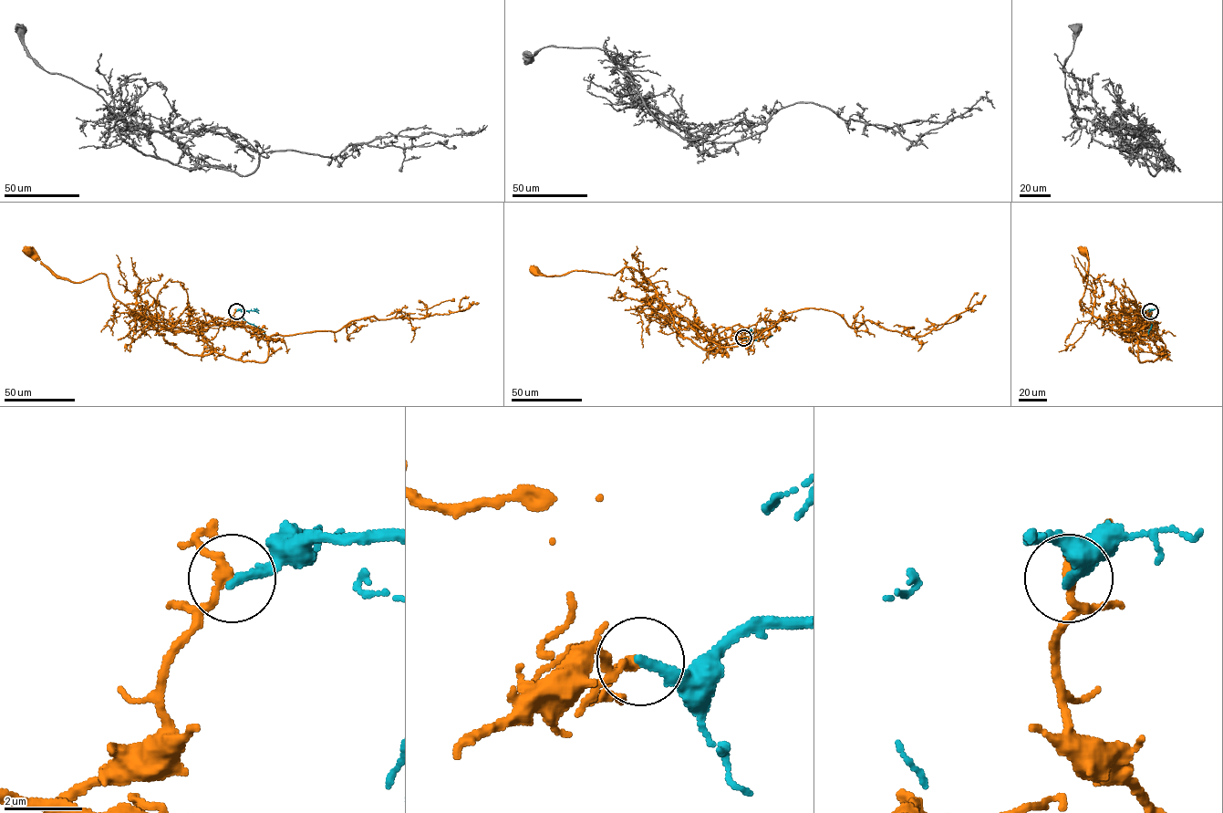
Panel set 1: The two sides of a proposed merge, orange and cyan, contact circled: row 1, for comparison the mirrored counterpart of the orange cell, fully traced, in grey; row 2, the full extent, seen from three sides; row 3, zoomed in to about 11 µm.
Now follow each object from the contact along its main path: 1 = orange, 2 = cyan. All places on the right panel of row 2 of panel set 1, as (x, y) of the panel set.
1: (1150, 310), (1158, 323), (1141, 332), (1115, 330), (1083, 309), (1080, 300), (1089, 259), (1083, 252)
2: (1150, 310), (1152, 323), (1147, 334)

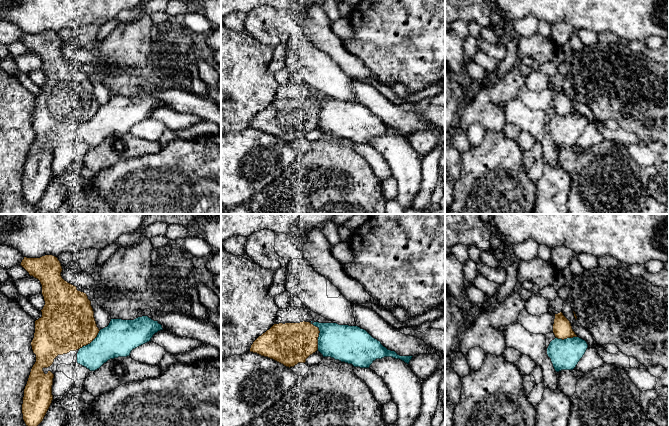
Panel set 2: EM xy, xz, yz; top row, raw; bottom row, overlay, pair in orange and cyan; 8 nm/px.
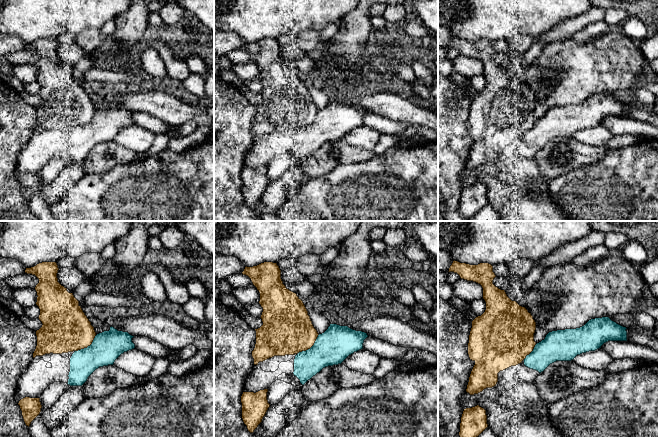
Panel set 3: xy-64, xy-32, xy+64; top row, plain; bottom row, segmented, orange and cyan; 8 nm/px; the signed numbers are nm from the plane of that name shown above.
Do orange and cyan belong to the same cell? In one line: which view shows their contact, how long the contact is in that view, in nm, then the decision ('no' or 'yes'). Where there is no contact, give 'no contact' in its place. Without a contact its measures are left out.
contact in xz; length 220 nm; no

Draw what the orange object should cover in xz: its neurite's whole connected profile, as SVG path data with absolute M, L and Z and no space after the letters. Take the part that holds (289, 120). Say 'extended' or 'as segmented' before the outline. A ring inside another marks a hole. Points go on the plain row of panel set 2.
as segmented | M310 98L274 100L253 118L250 128L294 143L318 126L319 109Z

